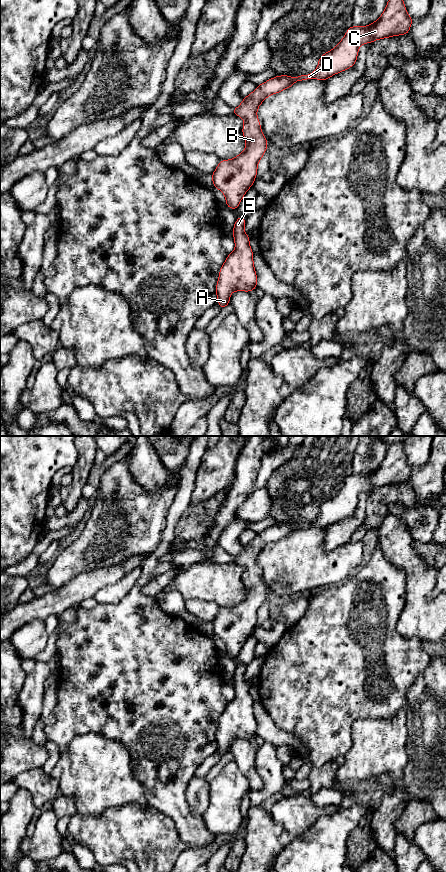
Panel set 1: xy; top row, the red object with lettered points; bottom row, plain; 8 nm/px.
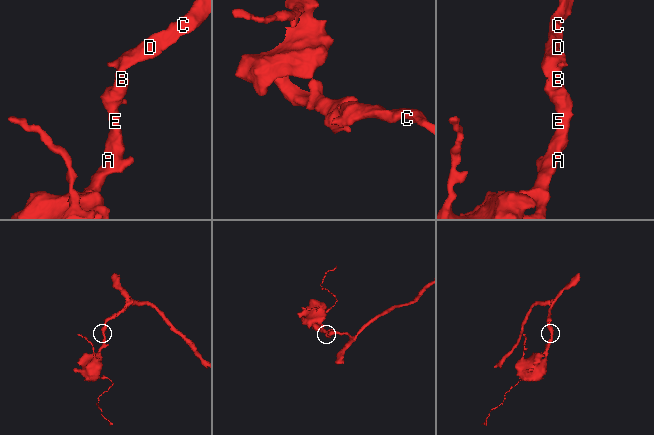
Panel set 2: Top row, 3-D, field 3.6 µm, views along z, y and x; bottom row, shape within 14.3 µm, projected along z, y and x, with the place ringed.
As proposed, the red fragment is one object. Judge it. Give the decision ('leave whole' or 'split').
leave whole

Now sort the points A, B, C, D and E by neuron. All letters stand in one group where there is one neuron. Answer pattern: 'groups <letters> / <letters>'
groups A B C D E

